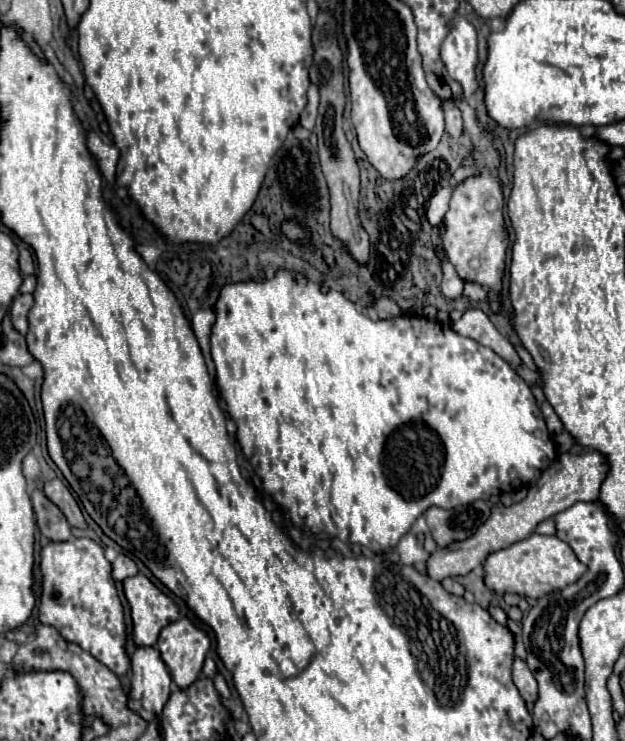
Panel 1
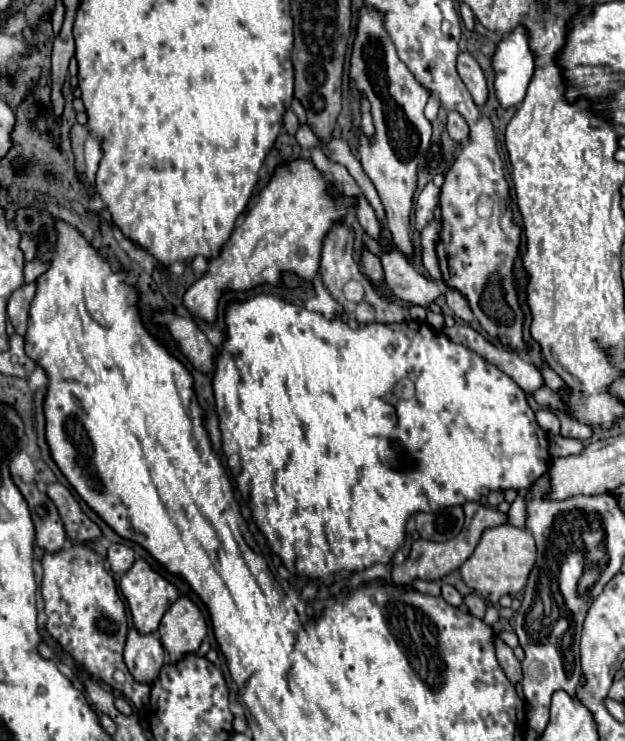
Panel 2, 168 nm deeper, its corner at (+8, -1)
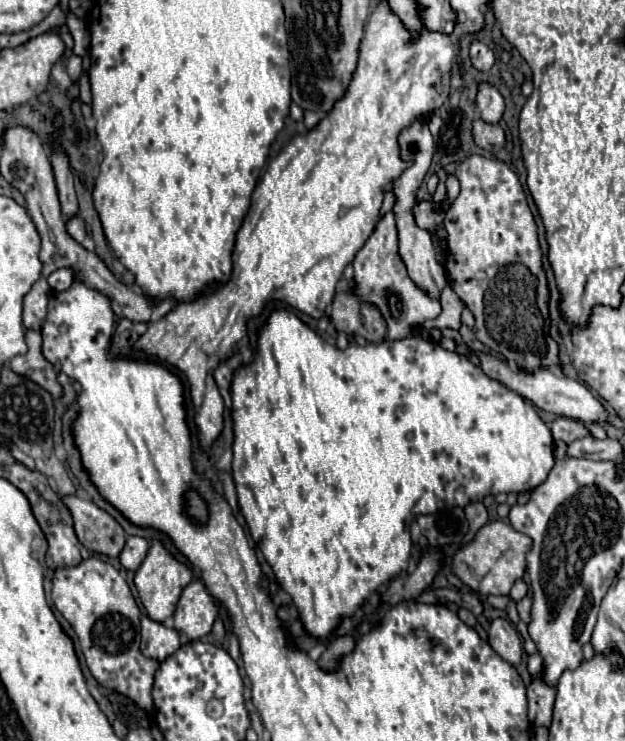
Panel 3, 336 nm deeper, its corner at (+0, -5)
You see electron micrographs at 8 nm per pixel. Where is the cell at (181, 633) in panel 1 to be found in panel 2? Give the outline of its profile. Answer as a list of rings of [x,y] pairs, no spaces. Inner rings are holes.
[[[179,598],[163,616],[157,636],[169,654],[169,662],[175,664],[187,654],[197,652],[207,634],[207,624],[201,610],[189,600]]]

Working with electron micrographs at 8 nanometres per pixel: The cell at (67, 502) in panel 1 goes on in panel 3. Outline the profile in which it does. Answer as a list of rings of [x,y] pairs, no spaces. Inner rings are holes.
[[[65,496],[63,502],[71,510],[77,538],[87,550],[109,558],[121,554],[125,546],[123,526],[113,516],[79,496]]]

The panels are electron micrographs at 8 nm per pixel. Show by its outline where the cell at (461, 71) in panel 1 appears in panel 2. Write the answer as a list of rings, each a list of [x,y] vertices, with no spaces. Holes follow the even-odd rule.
[[[459,52],[457,72],[459,72],[463,84],[467,86],[467,90],[471,92],[473,102],[477,106],[483,106],[483,102],[487,100],[487,82],[485,82],[485,76],[481,72],[481,66],[471,56],[471,52]]]

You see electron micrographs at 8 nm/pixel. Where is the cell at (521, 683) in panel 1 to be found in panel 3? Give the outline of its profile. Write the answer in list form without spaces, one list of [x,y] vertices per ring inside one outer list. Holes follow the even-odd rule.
[[[495,618],[491,622],[489,628],[489,644],[491,648],[509,664],[517,666],[521,662],[523,656],[523,646],[521,646],[521,638],[517,634],[517,630],[513,628],[513,624],[505,618]],[[493,634],[493,636],[491,636]]]

